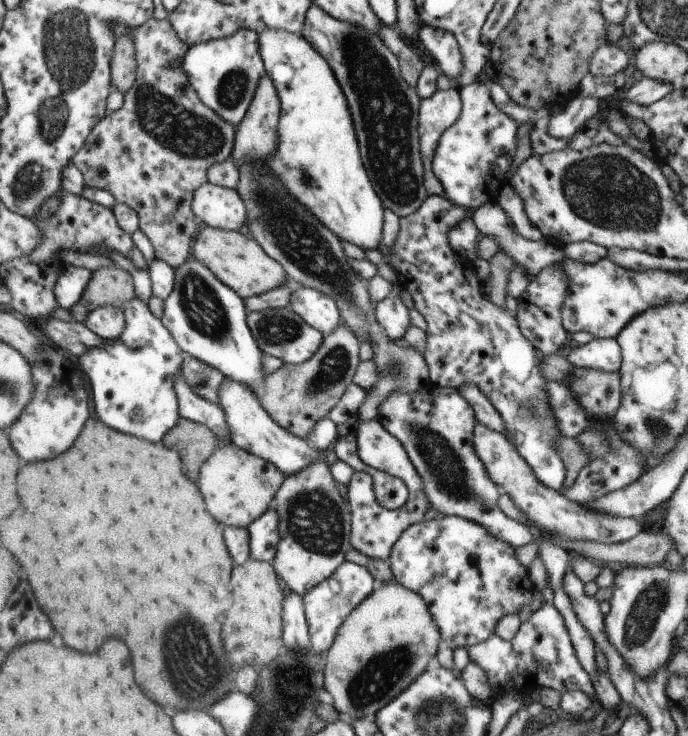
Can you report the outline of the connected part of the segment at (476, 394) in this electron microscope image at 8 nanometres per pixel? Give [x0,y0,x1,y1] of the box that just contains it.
[456,383,507,436]

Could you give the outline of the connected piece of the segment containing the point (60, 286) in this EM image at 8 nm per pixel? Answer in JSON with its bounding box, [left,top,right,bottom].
[54,266,93,310]

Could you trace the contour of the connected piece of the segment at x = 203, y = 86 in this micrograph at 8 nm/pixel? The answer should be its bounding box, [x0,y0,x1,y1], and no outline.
[182,28,265,127]

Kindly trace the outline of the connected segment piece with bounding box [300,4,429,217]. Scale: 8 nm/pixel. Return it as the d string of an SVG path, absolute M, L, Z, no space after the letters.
M316 4L308 10L300 34L326 60L346 96L360 146L359 156L383 209L392 210L398 217L410 216L429 195L424 185L418 133L421 100L417 90L402 78L398 58L376 33L337 20Z

